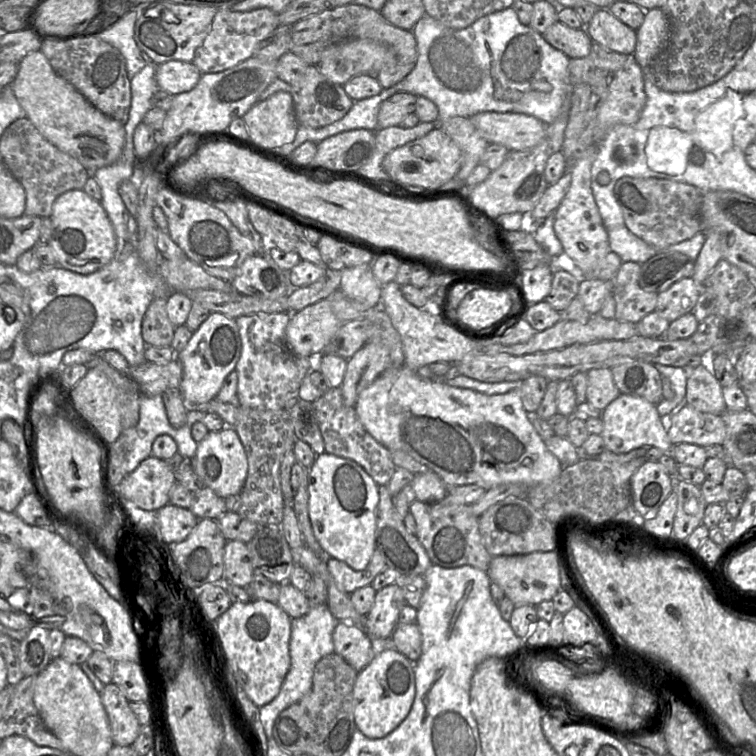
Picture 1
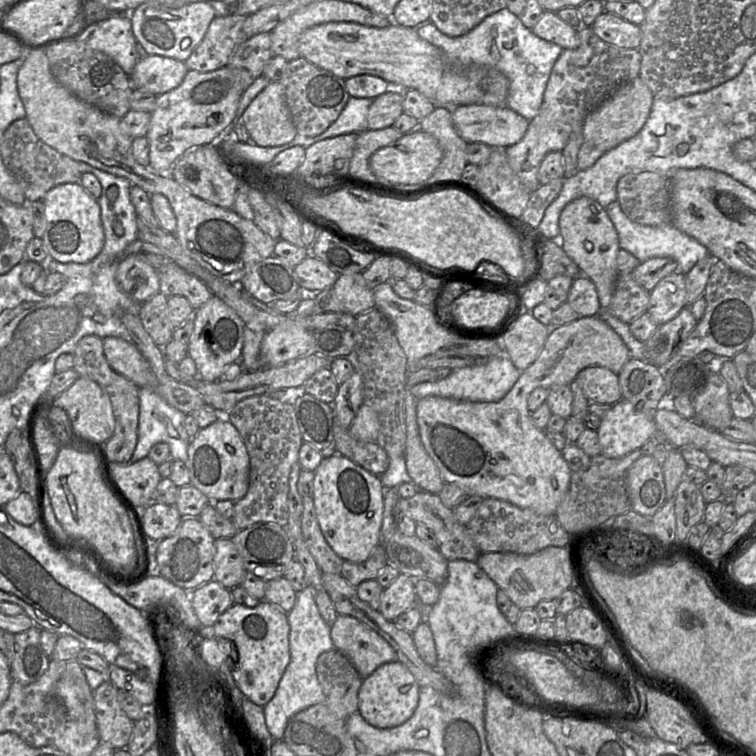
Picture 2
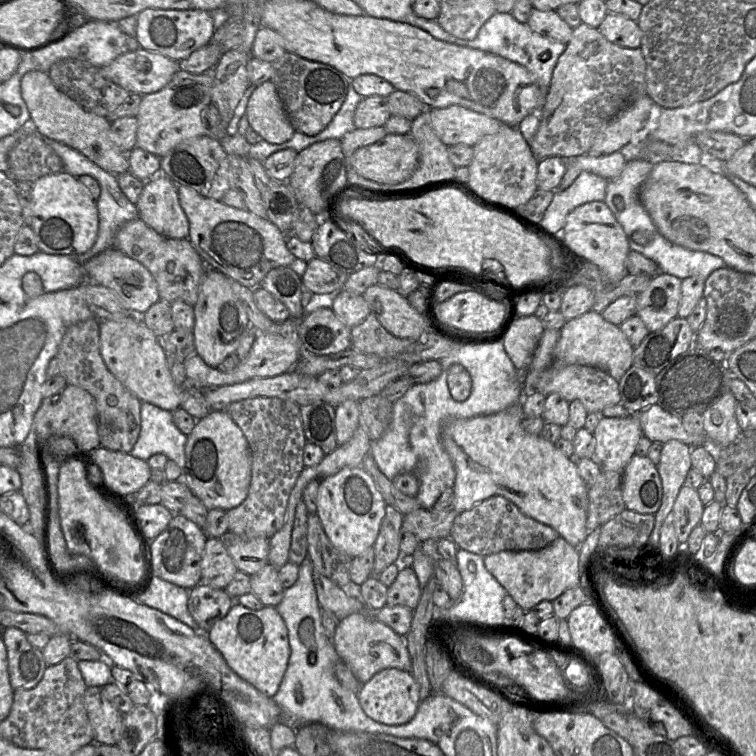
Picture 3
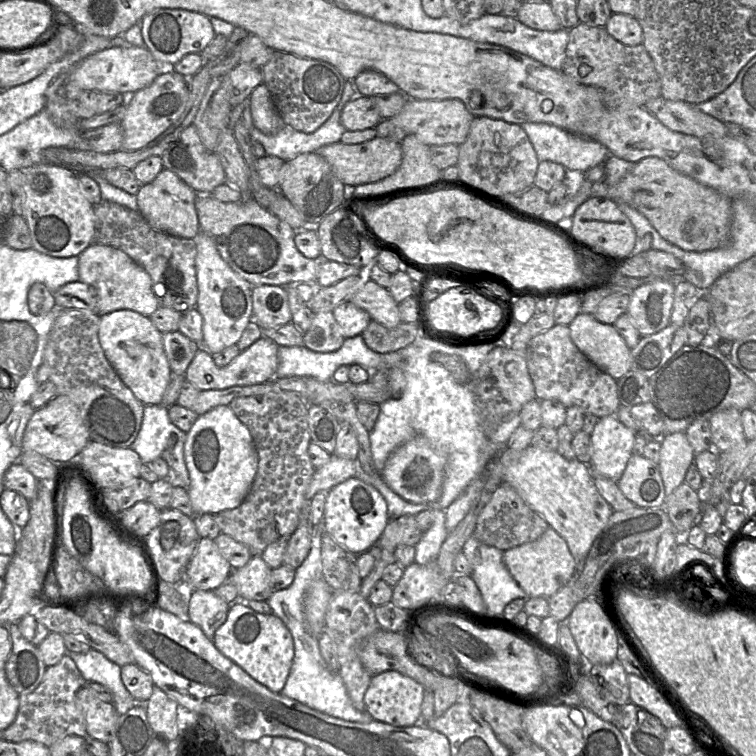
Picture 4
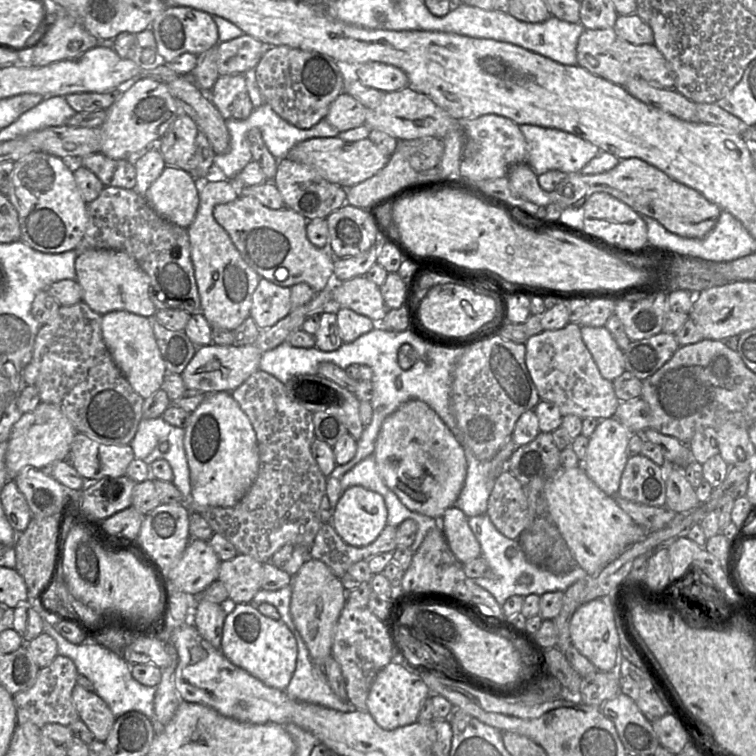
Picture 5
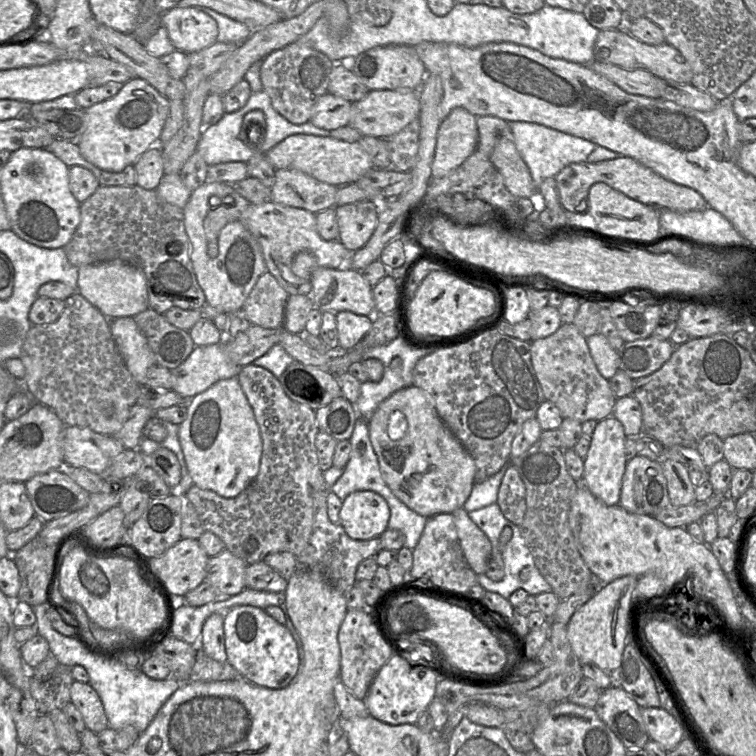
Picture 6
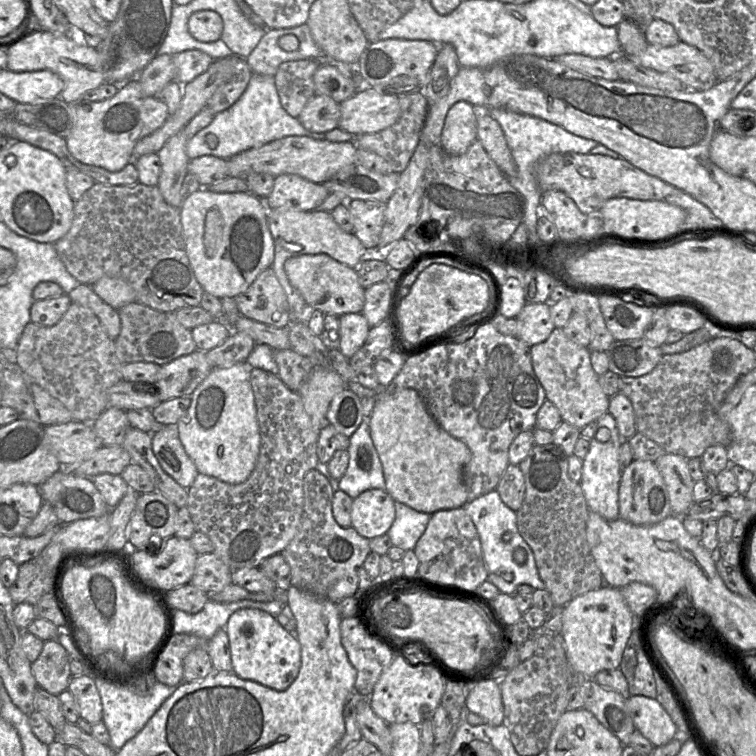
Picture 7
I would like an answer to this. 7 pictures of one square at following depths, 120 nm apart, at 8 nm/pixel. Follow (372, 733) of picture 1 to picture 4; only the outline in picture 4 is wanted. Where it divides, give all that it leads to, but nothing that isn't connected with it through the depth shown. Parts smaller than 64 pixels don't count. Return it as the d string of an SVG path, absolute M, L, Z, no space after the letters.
M395 670L373 675L364 695L365 711L374 719L395 727L413 726L421 722L421 704L425 687Z

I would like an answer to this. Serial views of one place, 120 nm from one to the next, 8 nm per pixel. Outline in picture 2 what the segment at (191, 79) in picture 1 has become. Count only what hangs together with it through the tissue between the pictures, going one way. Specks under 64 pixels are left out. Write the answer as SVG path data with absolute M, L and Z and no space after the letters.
M146 55L136 63L130 81L134 89L145 90L156 96L177 88L188 69L184 62L159 56Z

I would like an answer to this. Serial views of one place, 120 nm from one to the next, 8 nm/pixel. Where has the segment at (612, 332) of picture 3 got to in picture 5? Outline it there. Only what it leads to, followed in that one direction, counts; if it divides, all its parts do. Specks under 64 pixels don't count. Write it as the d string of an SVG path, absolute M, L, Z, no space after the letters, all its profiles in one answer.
M581 326L581 337L603 378L613 381L625 369L624 351L605 326Z

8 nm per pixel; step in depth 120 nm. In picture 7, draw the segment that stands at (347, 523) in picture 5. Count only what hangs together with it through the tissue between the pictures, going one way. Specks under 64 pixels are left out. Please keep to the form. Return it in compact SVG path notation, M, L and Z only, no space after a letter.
M369 489L353 499L351 525L364 538L387 534L395 519L394 499L382 489Z

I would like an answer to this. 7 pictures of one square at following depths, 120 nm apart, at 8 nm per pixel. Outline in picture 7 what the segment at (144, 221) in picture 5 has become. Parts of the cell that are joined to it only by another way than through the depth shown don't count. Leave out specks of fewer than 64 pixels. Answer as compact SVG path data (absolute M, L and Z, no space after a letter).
M96 182L82 197L74 203L74 217L69 231L54 243L54 248L68 272L81 284L92 285L102 277L120 278L134 290L137 302L162 312L175 312L183 307L199 306L204 290L197 281L186 254L180 220L181 207L167 204L157 186L147 186L137 182L134 185L106 185Z

